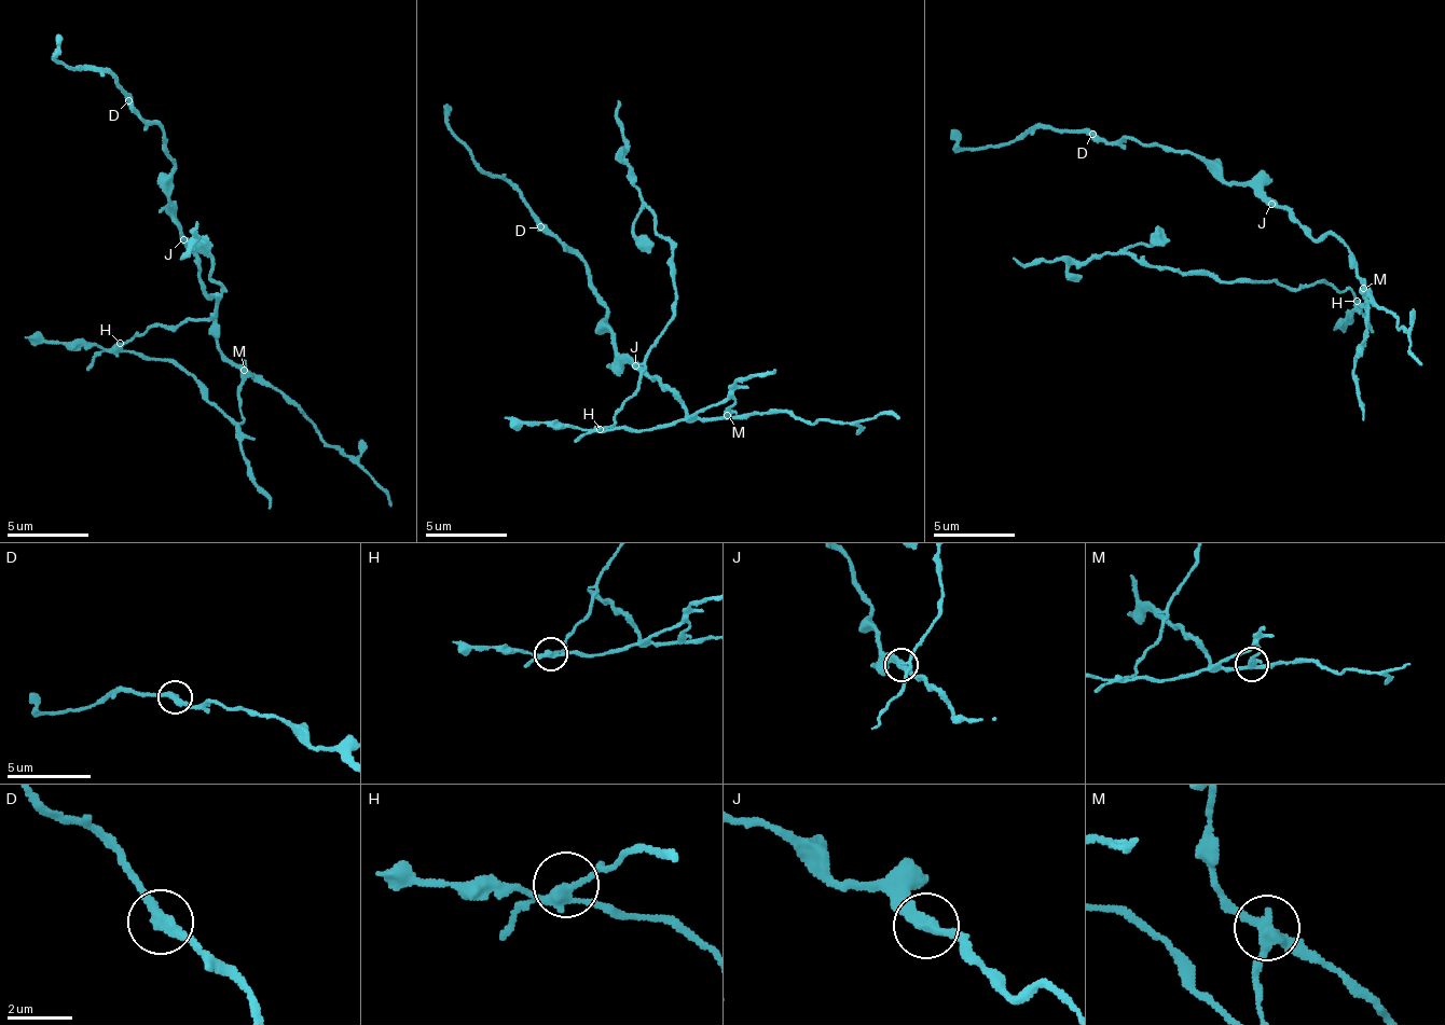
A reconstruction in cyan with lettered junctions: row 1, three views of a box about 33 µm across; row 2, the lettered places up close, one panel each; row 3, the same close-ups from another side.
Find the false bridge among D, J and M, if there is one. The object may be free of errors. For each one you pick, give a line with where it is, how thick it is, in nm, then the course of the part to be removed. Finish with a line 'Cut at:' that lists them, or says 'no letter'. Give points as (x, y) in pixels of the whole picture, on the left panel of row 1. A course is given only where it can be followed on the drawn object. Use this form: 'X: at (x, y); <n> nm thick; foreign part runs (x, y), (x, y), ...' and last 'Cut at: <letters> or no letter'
M: at (244, 370); 280 nm thick; foreign part runs (243, 369), (238, 424), (188, 374), (123, 347), (159, 324), (211, 318), (223, 294), (193, 245), (196, 221)
Cut at: M

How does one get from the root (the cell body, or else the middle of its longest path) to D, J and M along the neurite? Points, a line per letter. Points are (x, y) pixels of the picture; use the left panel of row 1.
D: (238, 389), (243, 373), (219, 347), (219, 300), (170, 213), (166, 139), (128, 100)
J: (238, 389), (243, 373), (219, 347), (216, 326), (219, 300), (209, 295), (202, 286), (200, 266), (183, 239)
M: (238, 389), (243, 369)

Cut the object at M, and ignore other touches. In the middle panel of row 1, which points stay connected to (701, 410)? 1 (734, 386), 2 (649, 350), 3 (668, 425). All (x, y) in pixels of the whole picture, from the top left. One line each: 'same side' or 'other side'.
1: same side
2: same side
3: same side

